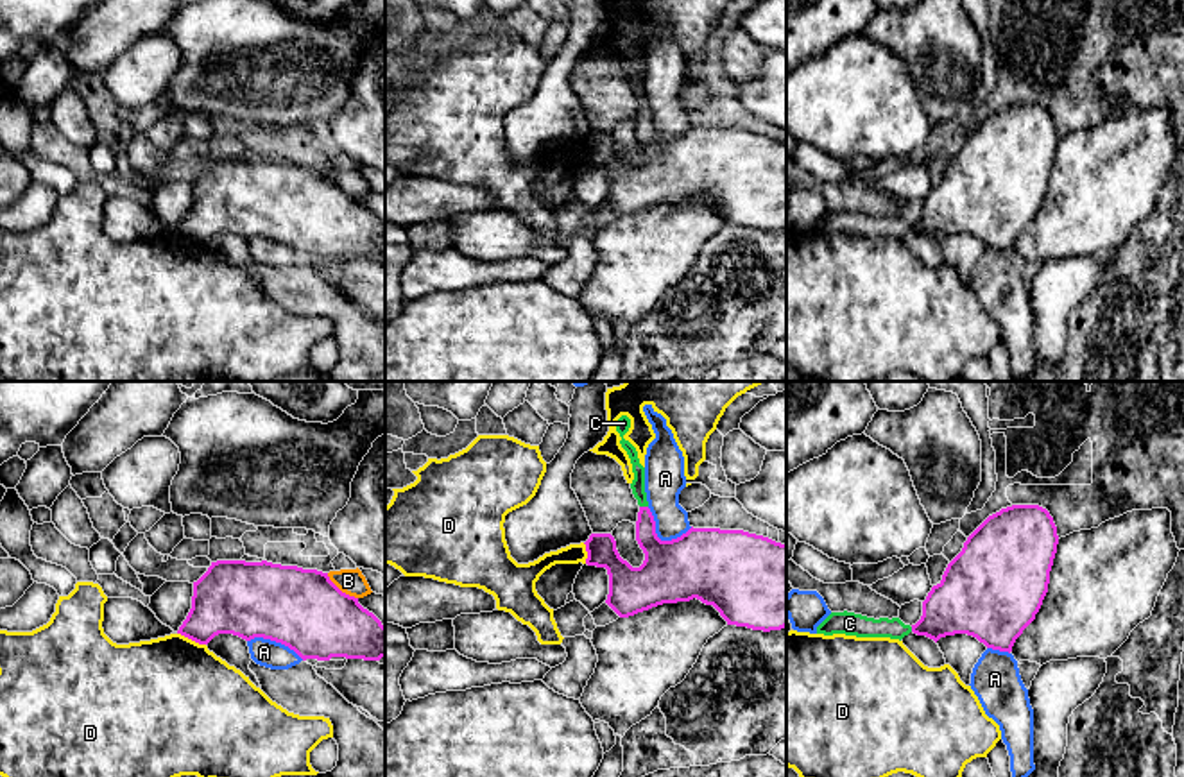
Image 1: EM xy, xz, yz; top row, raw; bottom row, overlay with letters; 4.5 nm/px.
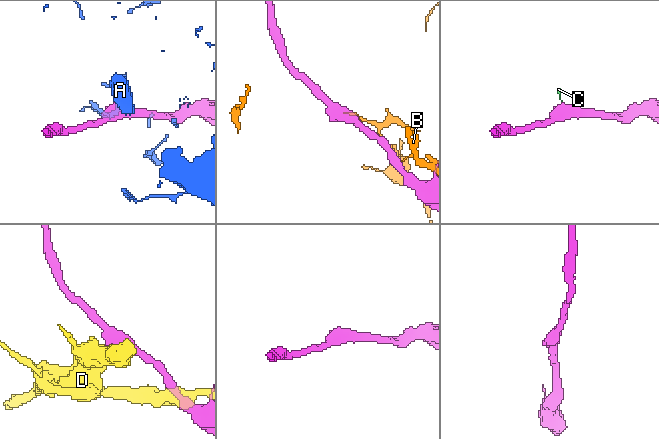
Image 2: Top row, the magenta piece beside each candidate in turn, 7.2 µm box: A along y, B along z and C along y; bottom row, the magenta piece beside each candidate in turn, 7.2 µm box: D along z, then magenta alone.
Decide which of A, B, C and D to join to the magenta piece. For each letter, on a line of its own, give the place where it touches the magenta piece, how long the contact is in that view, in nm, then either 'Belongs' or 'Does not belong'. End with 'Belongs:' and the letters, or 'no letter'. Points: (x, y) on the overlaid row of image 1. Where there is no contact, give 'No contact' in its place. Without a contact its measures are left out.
A: Touches magenta at xz (660, 539). Shared border 220 nm. Does not belong
B: Touches magenta at xy (339, 589). Shared border 180 nm. Does not belong
C: Touches magenta at xz (643, 507). Shared border 40 nm. Belongs
D: Touches magenta at xy (192, 640). Shared border 140 nm. Does not belong
Belongs: C

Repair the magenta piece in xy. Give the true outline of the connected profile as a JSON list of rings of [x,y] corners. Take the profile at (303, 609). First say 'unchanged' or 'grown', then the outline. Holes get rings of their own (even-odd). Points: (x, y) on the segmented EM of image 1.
unchanged | [[[217,560],[193,582],[192,609],[177,634],[208,645],[219,634],[270,639],[303,661],[380,661],[385,627],[317,569],[267,560]]]

